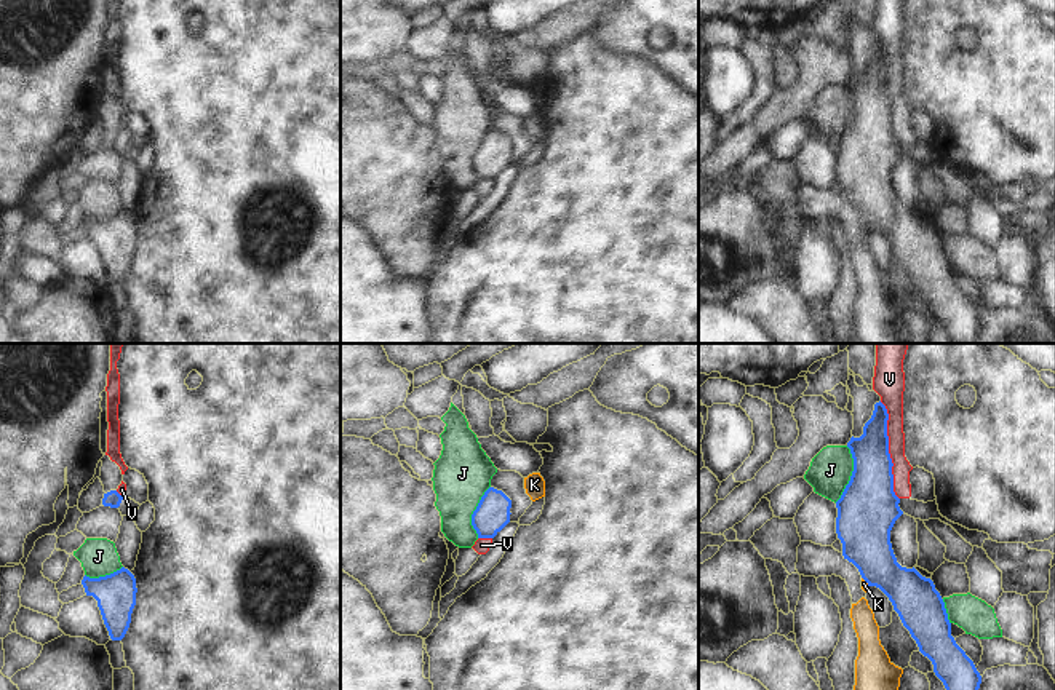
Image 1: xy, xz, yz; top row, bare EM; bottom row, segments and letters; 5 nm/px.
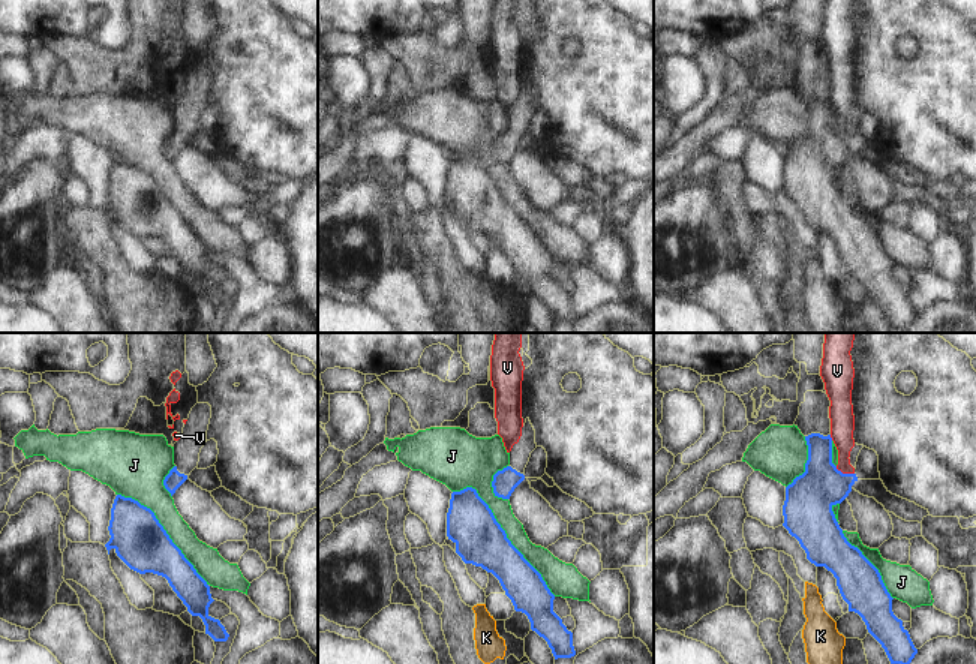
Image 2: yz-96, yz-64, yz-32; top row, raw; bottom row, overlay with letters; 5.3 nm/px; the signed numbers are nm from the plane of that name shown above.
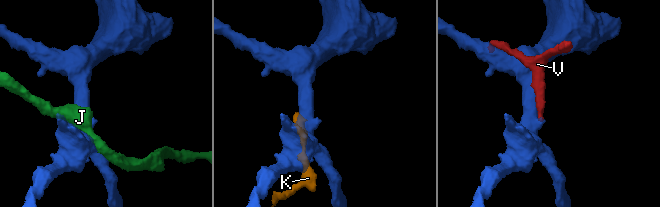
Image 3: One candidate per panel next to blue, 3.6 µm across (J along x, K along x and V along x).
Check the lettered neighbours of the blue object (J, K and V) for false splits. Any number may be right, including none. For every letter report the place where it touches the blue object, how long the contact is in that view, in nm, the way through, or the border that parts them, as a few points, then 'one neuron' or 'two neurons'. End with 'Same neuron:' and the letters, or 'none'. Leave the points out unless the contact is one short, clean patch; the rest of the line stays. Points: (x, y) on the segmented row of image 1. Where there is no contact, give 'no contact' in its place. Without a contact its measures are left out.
J: contact yz (852, 475); length 300 nm; two neurons
K: contact yz (865, 580); length 60 nm; two neurons
V: contact yz (887, 451); length 500 nm; two neurons
Same neuron: none

